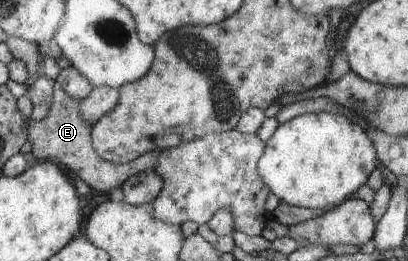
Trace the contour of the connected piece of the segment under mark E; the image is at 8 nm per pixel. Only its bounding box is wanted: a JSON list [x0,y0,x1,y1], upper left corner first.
[28,81,162,193]

